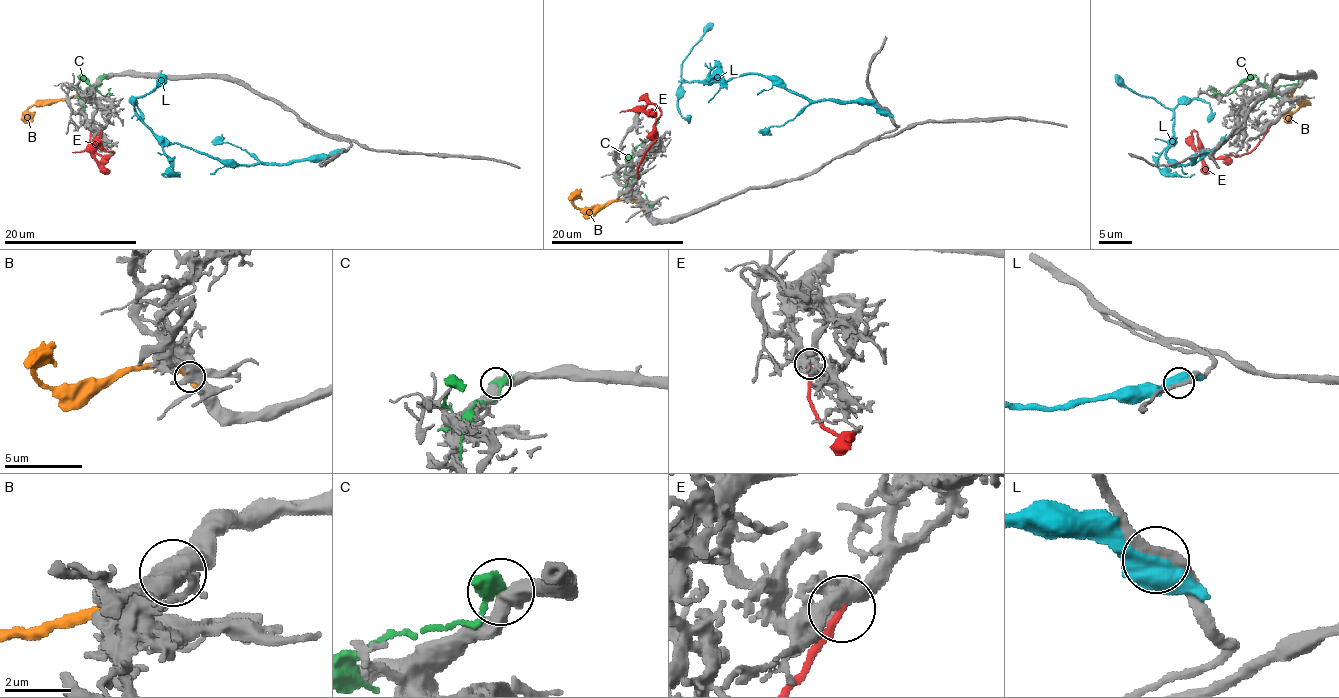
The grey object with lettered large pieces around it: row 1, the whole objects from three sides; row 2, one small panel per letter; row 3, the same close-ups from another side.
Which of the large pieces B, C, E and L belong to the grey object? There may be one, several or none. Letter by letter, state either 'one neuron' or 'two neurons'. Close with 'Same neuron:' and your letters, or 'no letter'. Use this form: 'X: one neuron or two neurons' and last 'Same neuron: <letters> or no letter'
B: two neurons
C: two neurons
E: two neurons
L: two neurons
Same neuron: no letter

